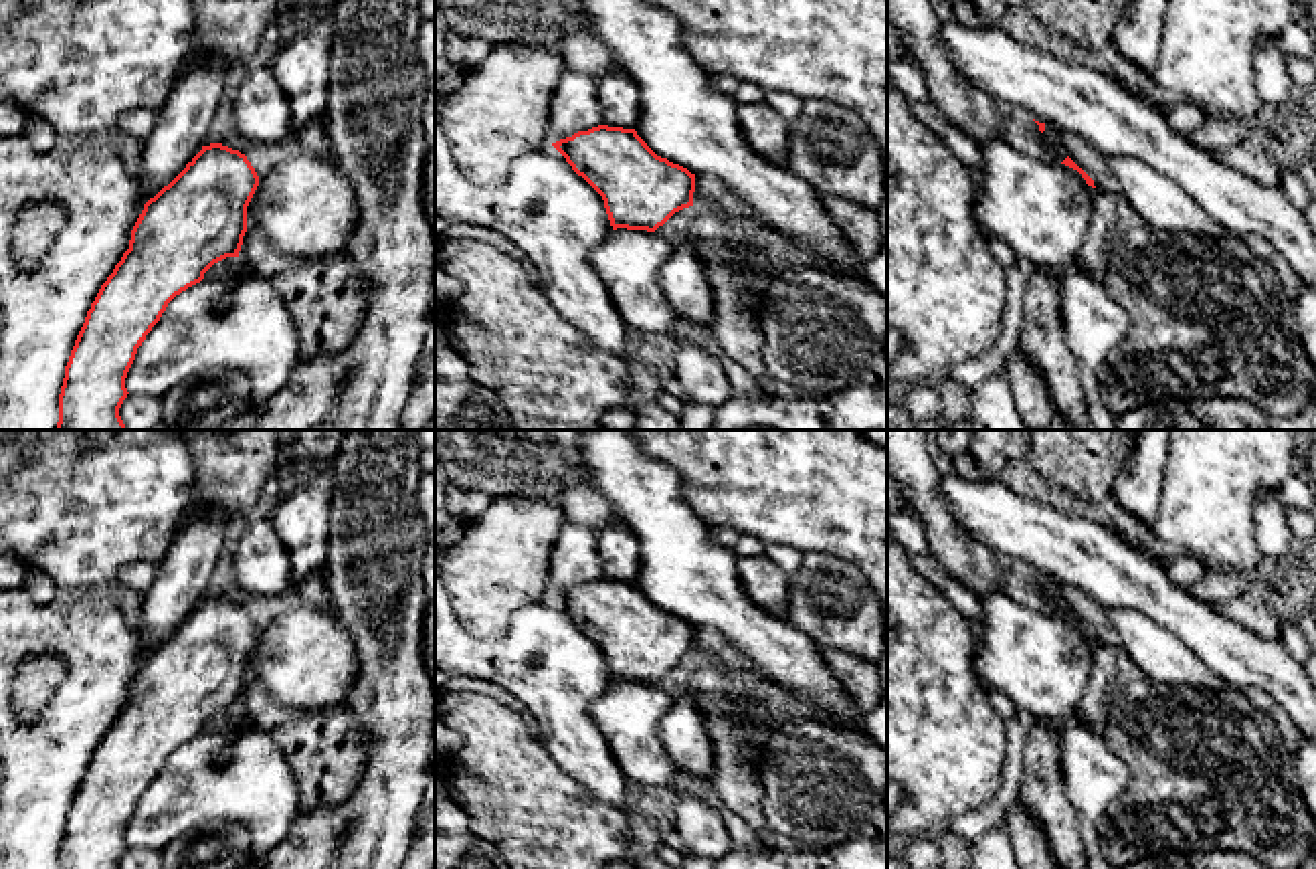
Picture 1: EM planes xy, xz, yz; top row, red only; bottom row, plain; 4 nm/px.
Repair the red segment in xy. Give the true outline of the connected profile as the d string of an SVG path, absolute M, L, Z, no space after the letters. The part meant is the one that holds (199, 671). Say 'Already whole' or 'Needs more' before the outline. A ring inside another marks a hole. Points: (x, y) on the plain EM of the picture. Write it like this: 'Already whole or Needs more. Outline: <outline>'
Already whole. Outline: M210 596L144 657L129 701L101 738L75 792L59 847L59 869L119 869L137 800L168 756L200 736L214 715L239 709L247 685L247 659L257 639L259 629L245 606Z

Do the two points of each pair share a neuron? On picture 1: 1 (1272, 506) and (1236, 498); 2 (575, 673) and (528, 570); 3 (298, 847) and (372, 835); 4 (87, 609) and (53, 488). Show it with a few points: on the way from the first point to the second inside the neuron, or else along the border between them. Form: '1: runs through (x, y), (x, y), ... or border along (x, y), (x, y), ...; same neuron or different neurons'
1: border along (1274, 488), (1256, 498), (1260, 548); different neurons
2: border along (550, 597), (526, 603), (514, 615), (508, 631); different neurons
3: border along (332, 809), (344, 823), (338, 847); different neurons
4: border along (81, 591), (73, 595); different neurons

